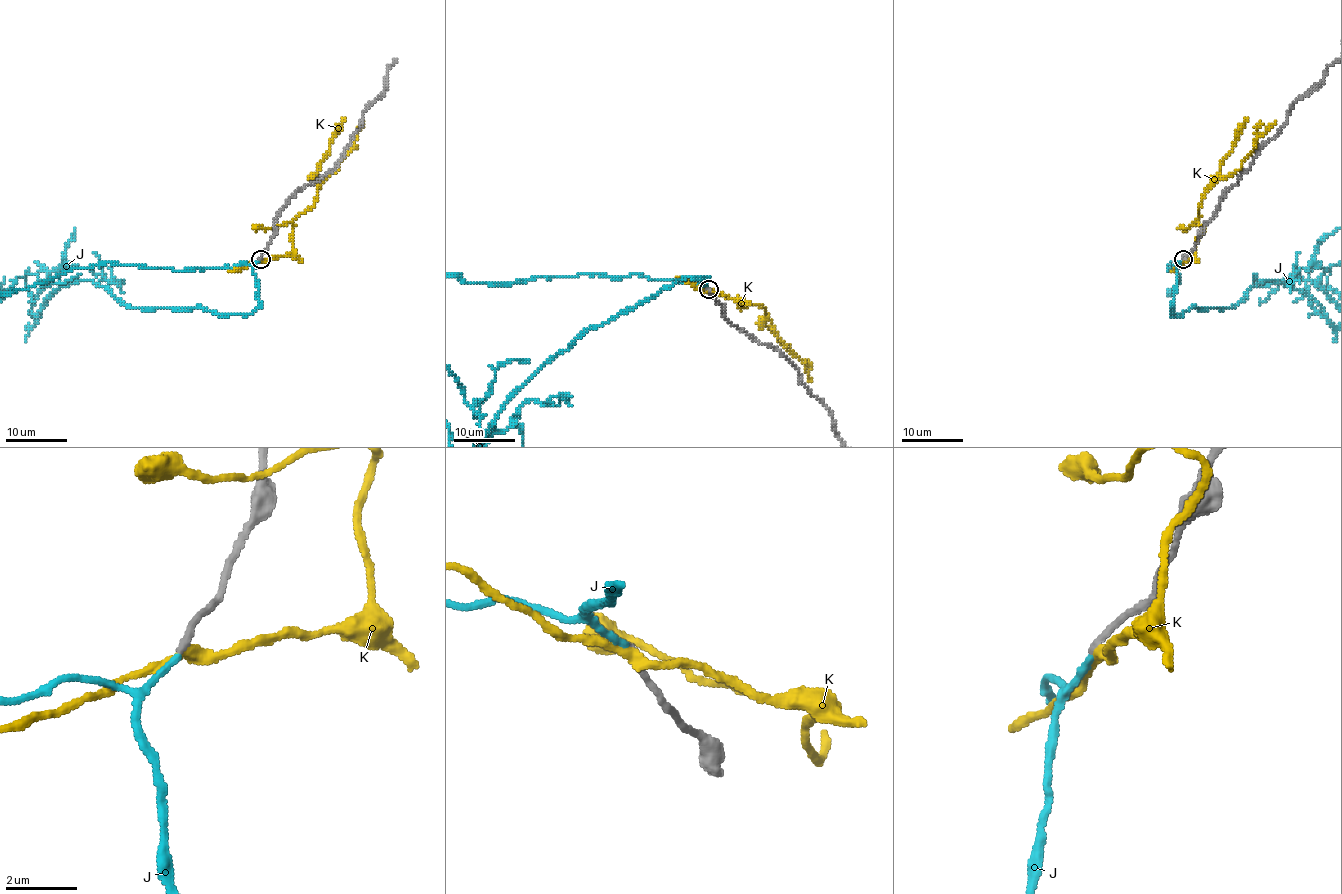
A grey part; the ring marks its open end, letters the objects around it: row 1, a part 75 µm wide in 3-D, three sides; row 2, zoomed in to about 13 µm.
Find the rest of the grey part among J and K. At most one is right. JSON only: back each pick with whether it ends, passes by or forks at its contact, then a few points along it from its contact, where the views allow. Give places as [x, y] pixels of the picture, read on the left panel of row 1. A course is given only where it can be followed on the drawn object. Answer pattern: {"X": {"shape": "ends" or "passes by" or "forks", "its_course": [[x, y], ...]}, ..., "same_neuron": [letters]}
{"J": {"shape": "ends"}, "same_neuron": ["J"]}

